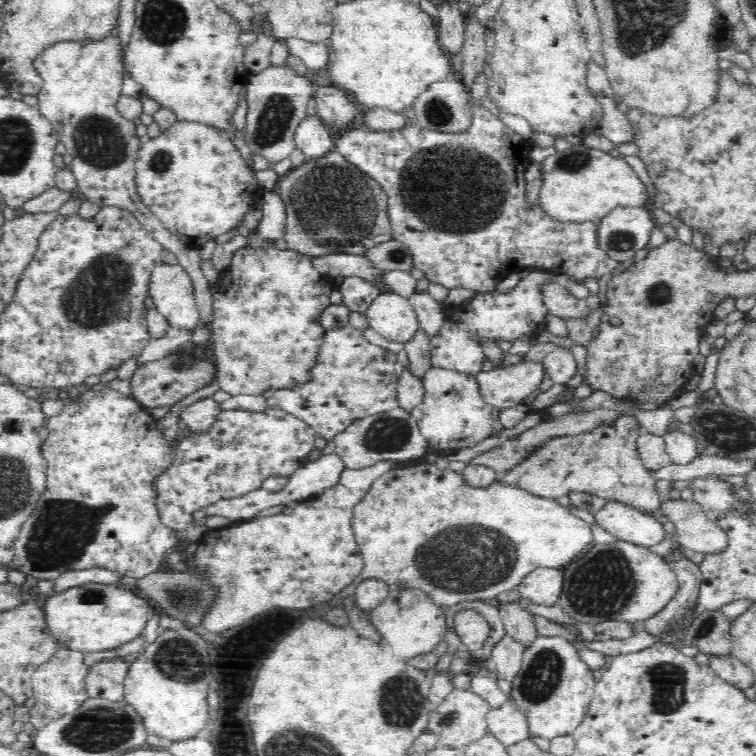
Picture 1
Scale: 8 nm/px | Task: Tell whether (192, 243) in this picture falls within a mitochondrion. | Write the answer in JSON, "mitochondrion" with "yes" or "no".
{"mitochondrion":"no"}

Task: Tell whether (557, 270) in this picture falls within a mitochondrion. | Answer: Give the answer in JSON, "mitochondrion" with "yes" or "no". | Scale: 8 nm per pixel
{"mitochondrion":"no"}

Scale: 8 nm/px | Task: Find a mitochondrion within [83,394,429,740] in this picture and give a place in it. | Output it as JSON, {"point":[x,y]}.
{"point":[177,658]}

